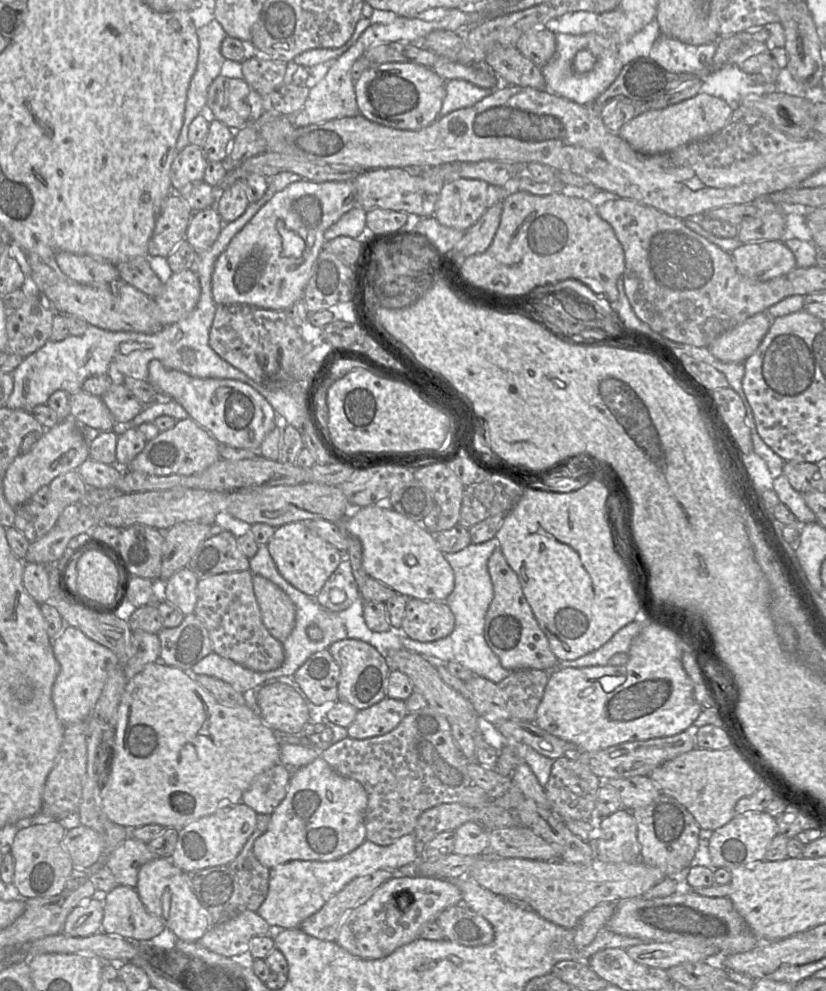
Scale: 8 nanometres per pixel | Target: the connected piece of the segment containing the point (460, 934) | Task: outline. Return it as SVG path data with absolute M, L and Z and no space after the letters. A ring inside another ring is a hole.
M462 903L442 911L435 921L442 928L445 939L464 946L483 946L494 940L491 923Z

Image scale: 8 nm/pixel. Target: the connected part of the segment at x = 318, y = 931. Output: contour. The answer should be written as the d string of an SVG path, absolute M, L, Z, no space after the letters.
M376 870L349 882L324 906L304 920L300 929L306 934L326 941L336 941L350 912L382 884L396 875L397 870Z

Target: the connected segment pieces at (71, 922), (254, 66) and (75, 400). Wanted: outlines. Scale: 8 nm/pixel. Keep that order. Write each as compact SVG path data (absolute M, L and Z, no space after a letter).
M101 895L87 900L71 911L61 933L86 937L101 931L103 910L104 903Z
M257 55L242 63L243 79L260 95L266 95L283 84L286 64Z
M79 391L69 396L70 417L81 426L106 432L115 427L115 420L101 396Z

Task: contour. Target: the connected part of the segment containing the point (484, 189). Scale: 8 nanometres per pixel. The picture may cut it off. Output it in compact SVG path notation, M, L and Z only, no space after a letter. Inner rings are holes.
M456 178L442 185L435 204L437 221L467 231L489 207L489 184L479 179Z

